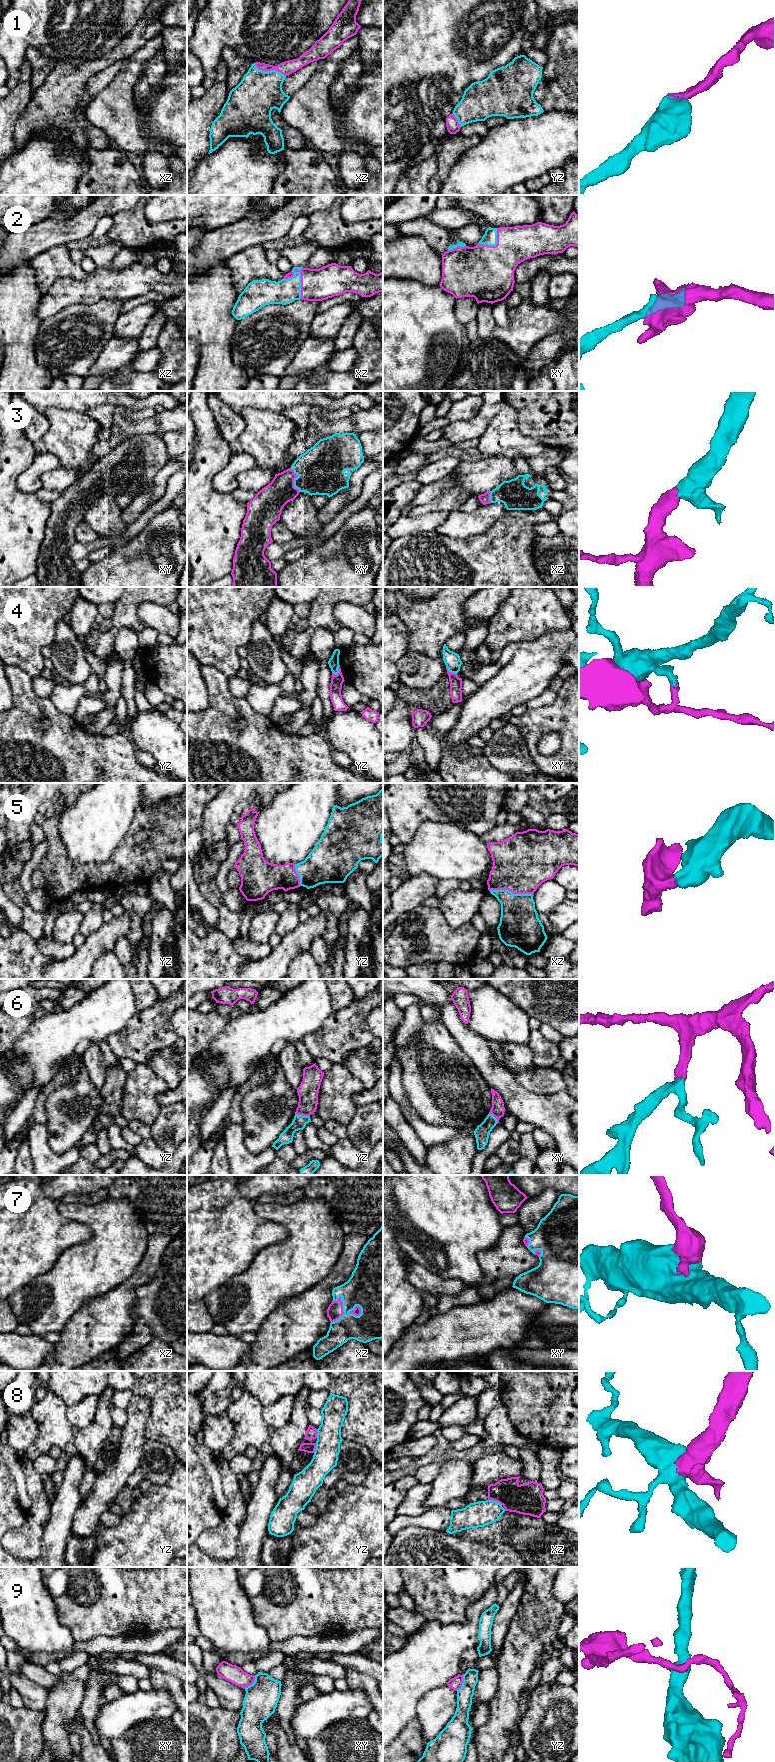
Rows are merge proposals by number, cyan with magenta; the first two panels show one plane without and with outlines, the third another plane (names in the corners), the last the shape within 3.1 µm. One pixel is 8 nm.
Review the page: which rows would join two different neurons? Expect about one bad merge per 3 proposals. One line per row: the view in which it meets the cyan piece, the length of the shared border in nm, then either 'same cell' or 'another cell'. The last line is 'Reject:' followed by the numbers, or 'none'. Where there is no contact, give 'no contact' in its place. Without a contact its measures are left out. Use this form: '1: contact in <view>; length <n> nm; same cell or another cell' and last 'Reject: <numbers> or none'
1: contact in xz; length 280 nm; same cell
2: contact in xz; length 260 nm; same cell
3: contact in xy; length 200 nm; same cell
4: contact in yz; length 90 nm; another cell
5: contact in xz; length 360 nm; same cell
6: contact in yz; length 120 nm; same cell
7: contact in xz; length 240 nm; same cell
8: contact in xz; length 120 nm; another cell
9: contact in yz; length 140 nm; another cell
Reject: 4, 8, 9

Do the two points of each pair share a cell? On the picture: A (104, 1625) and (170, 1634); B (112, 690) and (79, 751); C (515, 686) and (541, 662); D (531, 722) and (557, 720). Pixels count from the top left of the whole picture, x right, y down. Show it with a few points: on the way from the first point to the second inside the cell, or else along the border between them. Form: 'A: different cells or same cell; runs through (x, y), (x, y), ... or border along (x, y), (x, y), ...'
A: different cells; border along (176, 1627), (133, 1635)
B: different cells; border along (82, 727), (88, 733), (102, 734)
C: same cell; runs through (521, 680), (535, 668)
D: same cell; runs through (537, 722), (551, 721)

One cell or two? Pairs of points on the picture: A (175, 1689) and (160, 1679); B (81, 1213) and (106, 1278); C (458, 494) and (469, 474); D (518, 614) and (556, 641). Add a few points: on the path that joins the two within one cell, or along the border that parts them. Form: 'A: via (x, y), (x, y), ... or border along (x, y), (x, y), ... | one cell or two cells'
A: via (171, 1685), (168, 1682), (164, 1682) | one cell
B: via (98, 1228), (106, 1236), (106, 1261) | one cell
C: border along (452, 471), (459, 483), (470, 494) | two cells
D: border along (567, 629), (549, 630), (534, 639), (522, 642) | two cells

